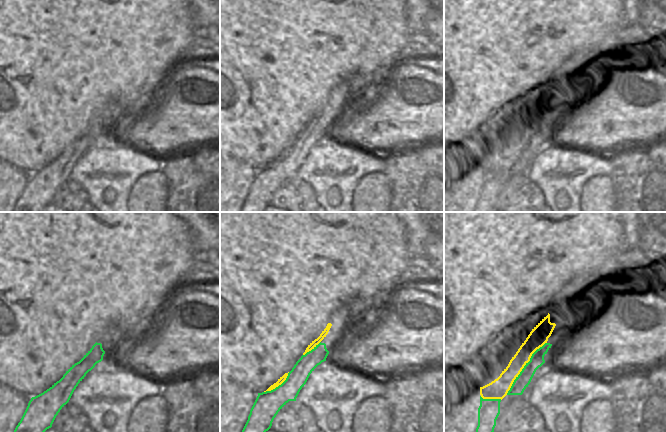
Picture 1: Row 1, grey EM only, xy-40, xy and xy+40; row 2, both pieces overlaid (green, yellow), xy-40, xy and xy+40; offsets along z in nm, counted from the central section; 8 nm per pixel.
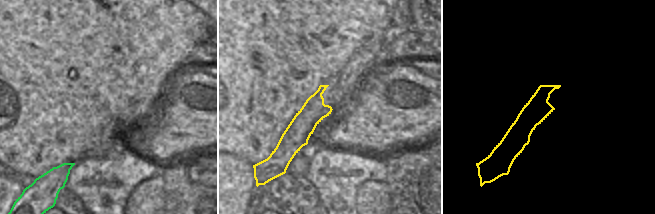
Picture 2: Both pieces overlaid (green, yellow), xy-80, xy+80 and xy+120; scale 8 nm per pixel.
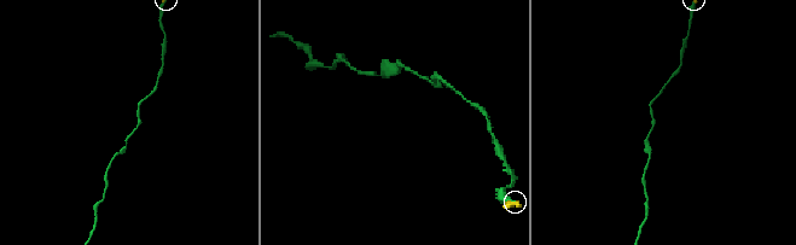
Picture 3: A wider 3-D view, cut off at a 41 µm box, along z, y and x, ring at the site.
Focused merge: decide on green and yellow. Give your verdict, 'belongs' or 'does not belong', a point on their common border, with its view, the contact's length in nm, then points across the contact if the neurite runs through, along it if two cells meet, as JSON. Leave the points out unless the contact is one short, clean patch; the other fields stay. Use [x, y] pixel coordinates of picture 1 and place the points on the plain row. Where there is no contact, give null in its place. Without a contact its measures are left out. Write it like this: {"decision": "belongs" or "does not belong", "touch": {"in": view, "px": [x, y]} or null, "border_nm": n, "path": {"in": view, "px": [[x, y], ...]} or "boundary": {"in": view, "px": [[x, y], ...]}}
{"decision": "does not belong", "touch": {"in": "xy+40", "px": [524, 143]}, "border_nm": 550}

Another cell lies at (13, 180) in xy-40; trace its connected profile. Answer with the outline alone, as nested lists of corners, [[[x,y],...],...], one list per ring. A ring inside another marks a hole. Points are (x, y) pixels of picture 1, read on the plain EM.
[[[0,158],[0,212],[13,212],[28,179],[27,172]]]

